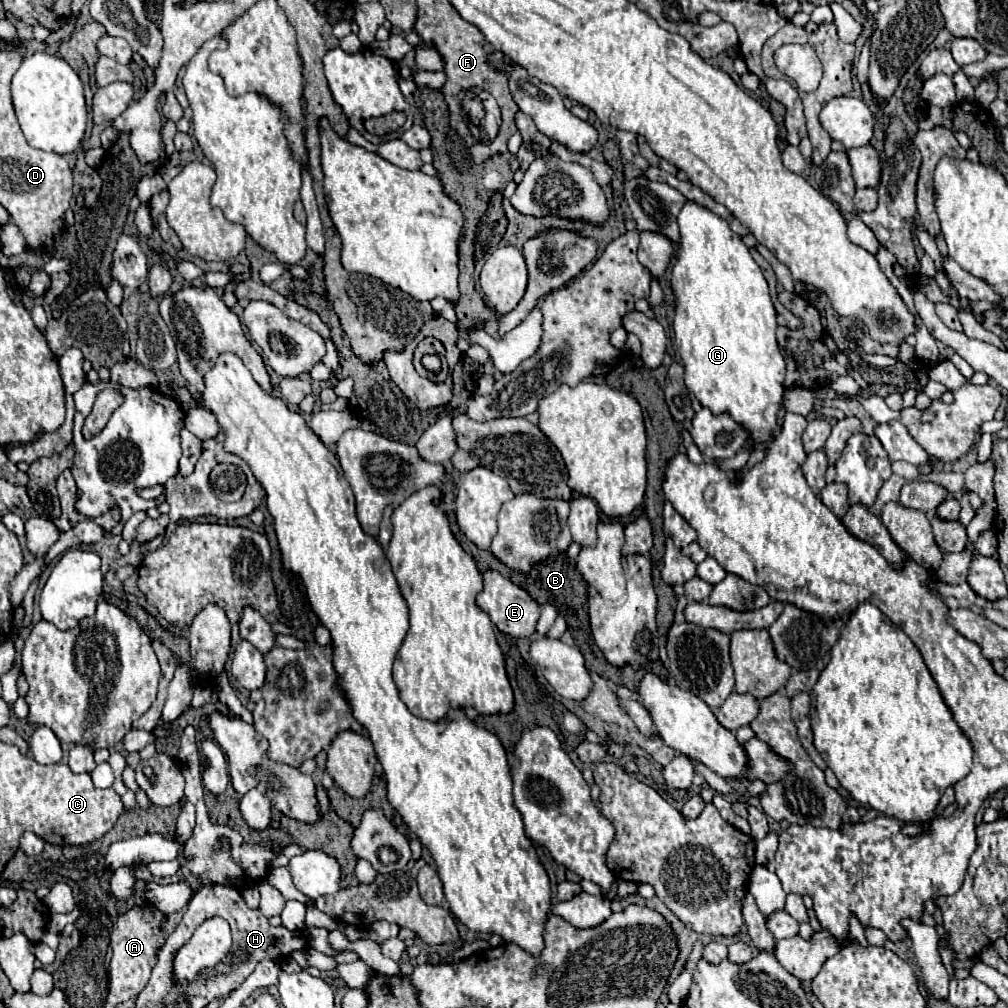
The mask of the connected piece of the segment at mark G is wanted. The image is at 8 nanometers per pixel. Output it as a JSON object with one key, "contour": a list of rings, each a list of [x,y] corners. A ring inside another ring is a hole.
{"contour":[[[686,200],[678,214],[678,226],[680,240],[676,242],[676,264],[670,284],[676,296],[674,342],[686,368],[686,388],[714,414],[728,412],[750,432],[750,442],[762,444],[770,440],[770,430],[776,426],[786,372],[786,362],[776,342],[776,310],[768,292],[768,282],[742,242],[742,236],[732,232],[728,222],[706,206]]]}

